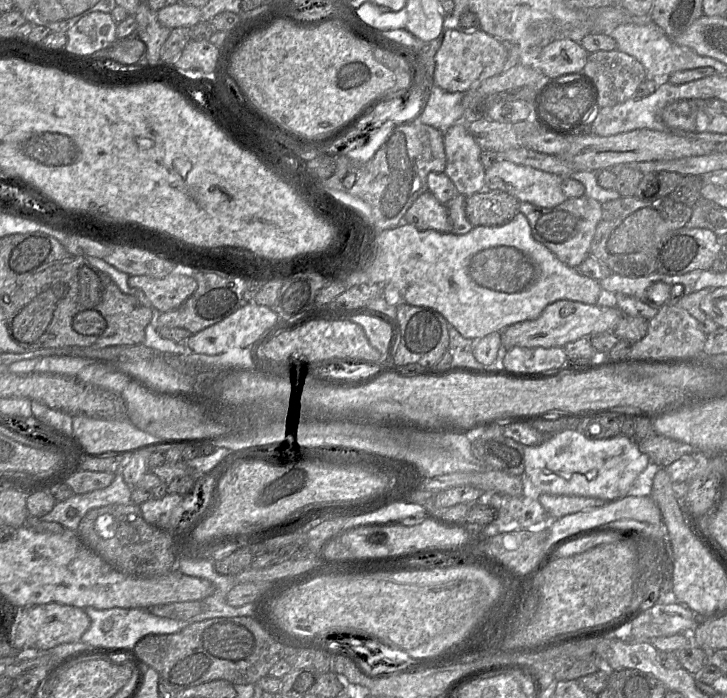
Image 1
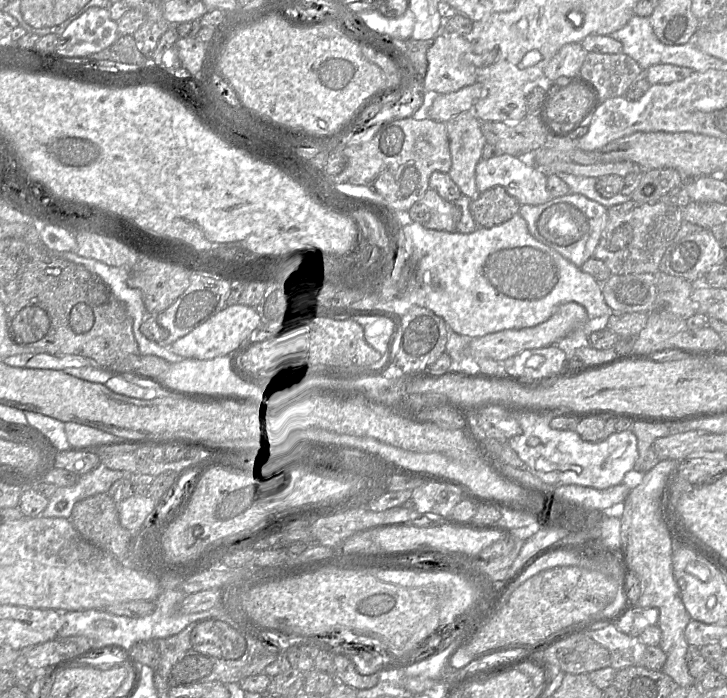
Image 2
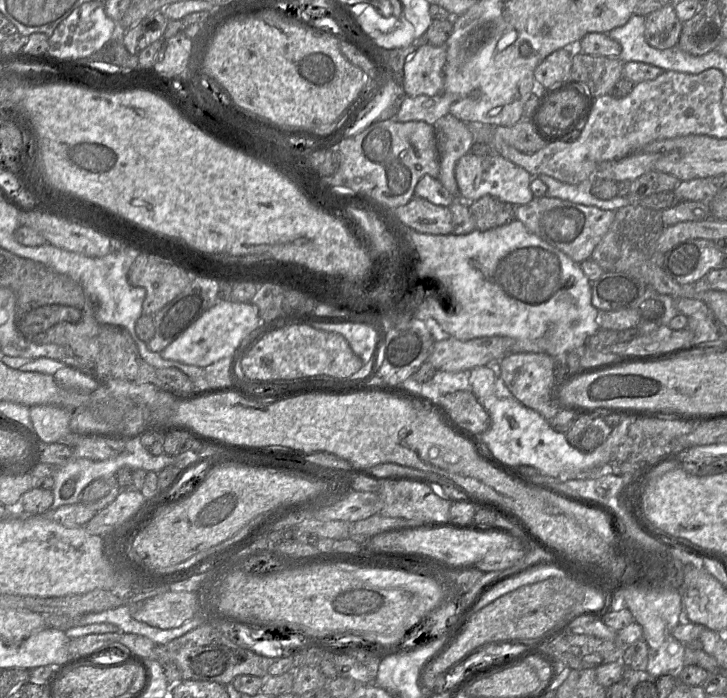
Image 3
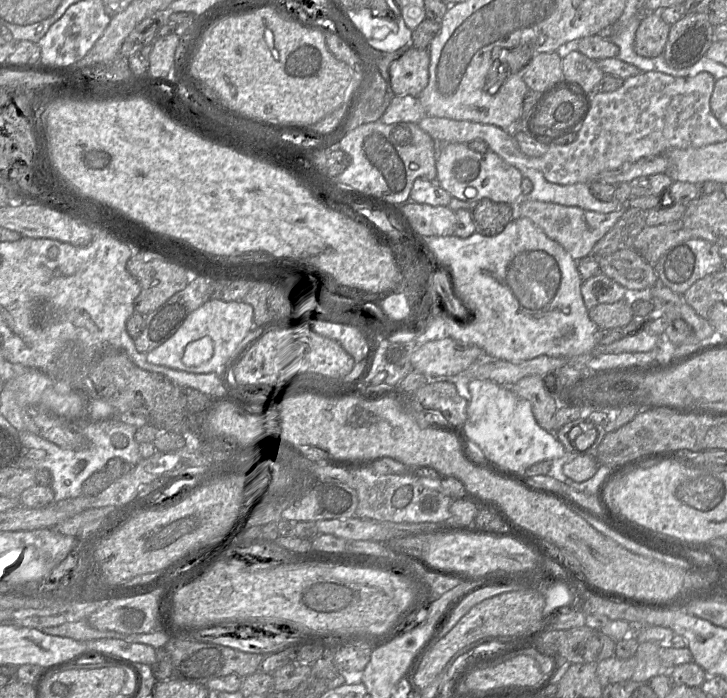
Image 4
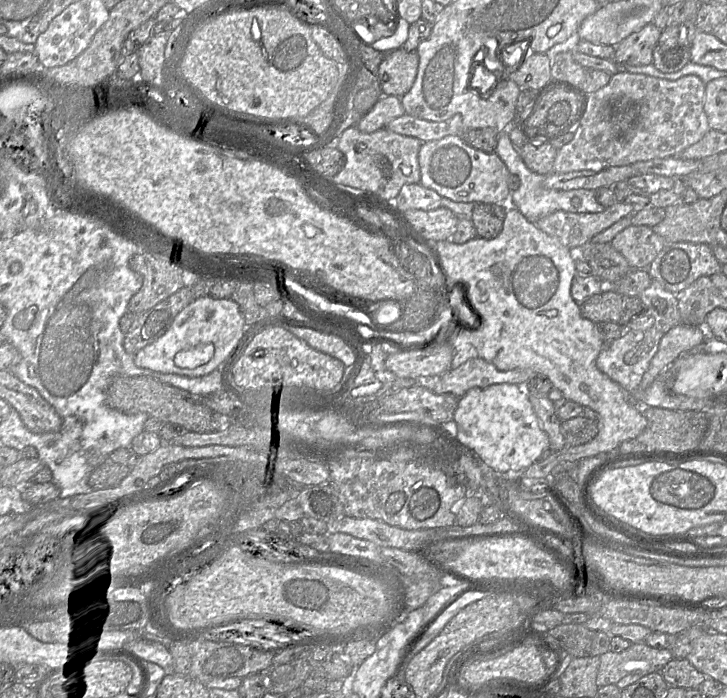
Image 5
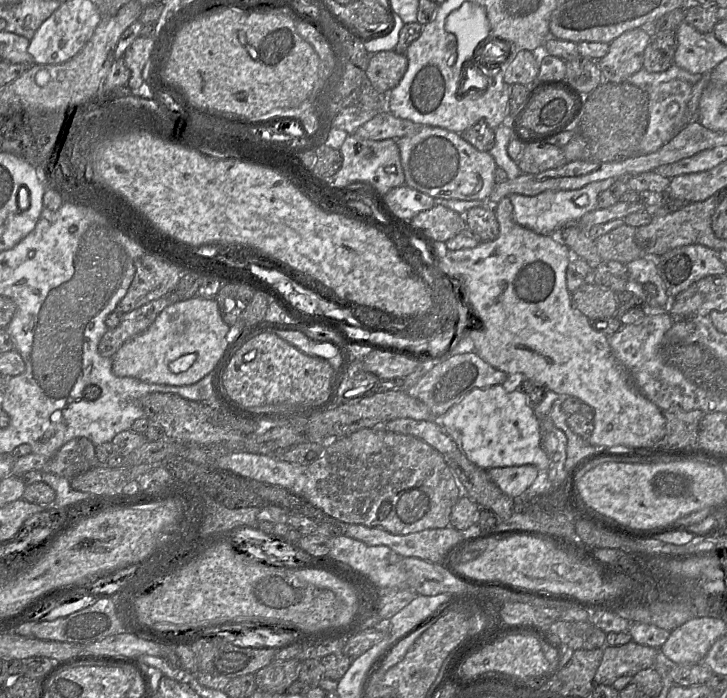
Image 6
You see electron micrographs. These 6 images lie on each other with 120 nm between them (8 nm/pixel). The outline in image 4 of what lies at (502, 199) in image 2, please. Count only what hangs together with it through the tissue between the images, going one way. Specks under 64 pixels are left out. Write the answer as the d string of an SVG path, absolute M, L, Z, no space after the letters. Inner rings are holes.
M481 199L470 210L476 232L484 236L496 236L516 217L517 205Z

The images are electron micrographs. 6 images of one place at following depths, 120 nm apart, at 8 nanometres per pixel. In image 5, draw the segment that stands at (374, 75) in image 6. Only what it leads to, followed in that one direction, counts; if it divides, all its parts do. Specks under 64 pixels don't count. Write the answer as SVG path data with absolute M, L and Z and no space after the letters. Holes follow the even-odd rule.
M402 48L389 54L379 65L378 80L382 95L402 97L413 86L419 65L417 51L407 52Z

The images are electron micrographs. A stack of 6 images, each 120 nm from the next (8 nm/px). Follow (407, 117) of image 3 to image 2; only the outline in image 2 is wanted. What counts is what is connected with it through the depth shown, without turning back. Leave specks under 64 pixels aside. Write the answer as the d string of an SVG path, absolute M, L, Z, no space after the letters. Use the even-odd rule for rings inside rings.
M476 82L455 92L437 94L428 110L428 118L446 123L464 111L470 111L481 99L483 84Z

